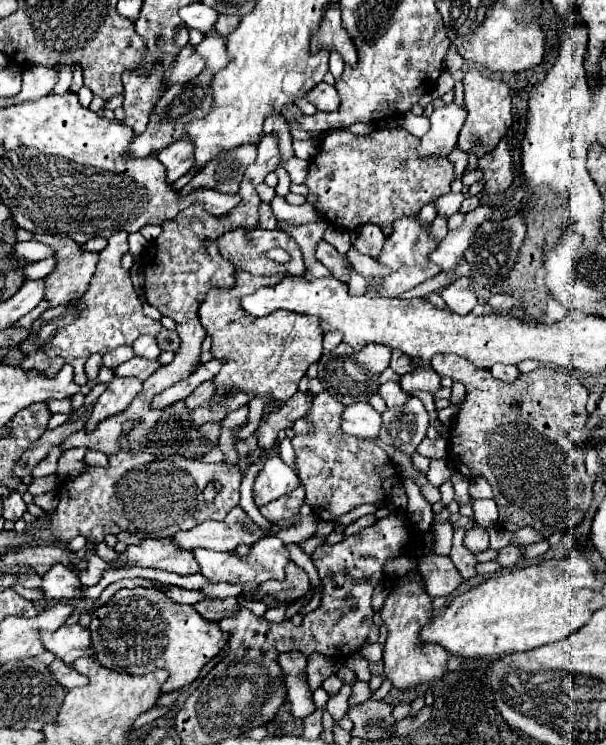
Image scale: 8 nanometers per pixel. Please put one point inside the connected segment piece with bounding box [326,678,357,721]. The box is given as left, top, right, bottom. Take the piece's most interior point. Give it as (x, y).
(337, 706)

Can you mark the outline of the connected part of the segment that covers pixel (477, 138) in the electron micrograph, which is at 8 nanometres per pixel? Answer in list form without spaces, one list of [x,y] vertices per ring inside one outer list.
[[[474,68],[464,74],[462,82],[464,82],[464,104],[466,104],[466,110],[468,110],[468,118],[466,118],[466,122],[460,130],[458,148],[466,154],[472,152],[474,156],[482,158],[490,150],[494,150],[494,146],[506,136],[506,132],[512,124],[510,88],[502,80],[486,78]]]

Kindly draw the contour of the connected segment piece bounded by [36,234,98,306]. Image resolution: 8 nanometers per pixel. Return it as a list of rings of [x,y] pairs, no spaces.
[[[36,234],[36,240],[52,246],[56,250],[58,260],[56,270],[48,278],[44,278],[46,280],[44,300],[48,300],[50,306],[78,300],[88,288],[88,282],[98,262],[98,254],[82,250],[82,246],[78,246],[68,236]]]

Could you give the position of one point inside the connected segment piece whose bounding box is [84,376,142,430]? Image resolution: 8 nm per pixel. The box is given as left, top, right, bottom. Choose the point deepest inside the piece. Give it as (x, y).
(121, 391)

